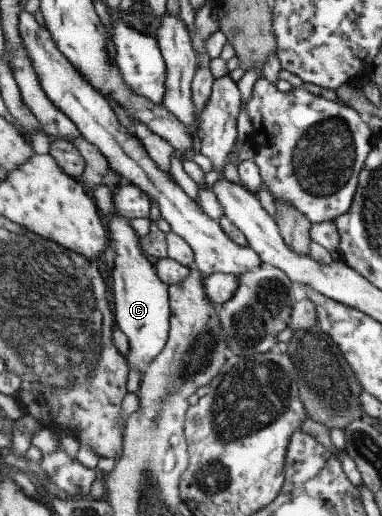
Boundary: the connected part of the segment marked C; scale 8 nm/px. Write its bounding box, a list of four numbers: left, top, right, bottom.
[107,207,171,373]

